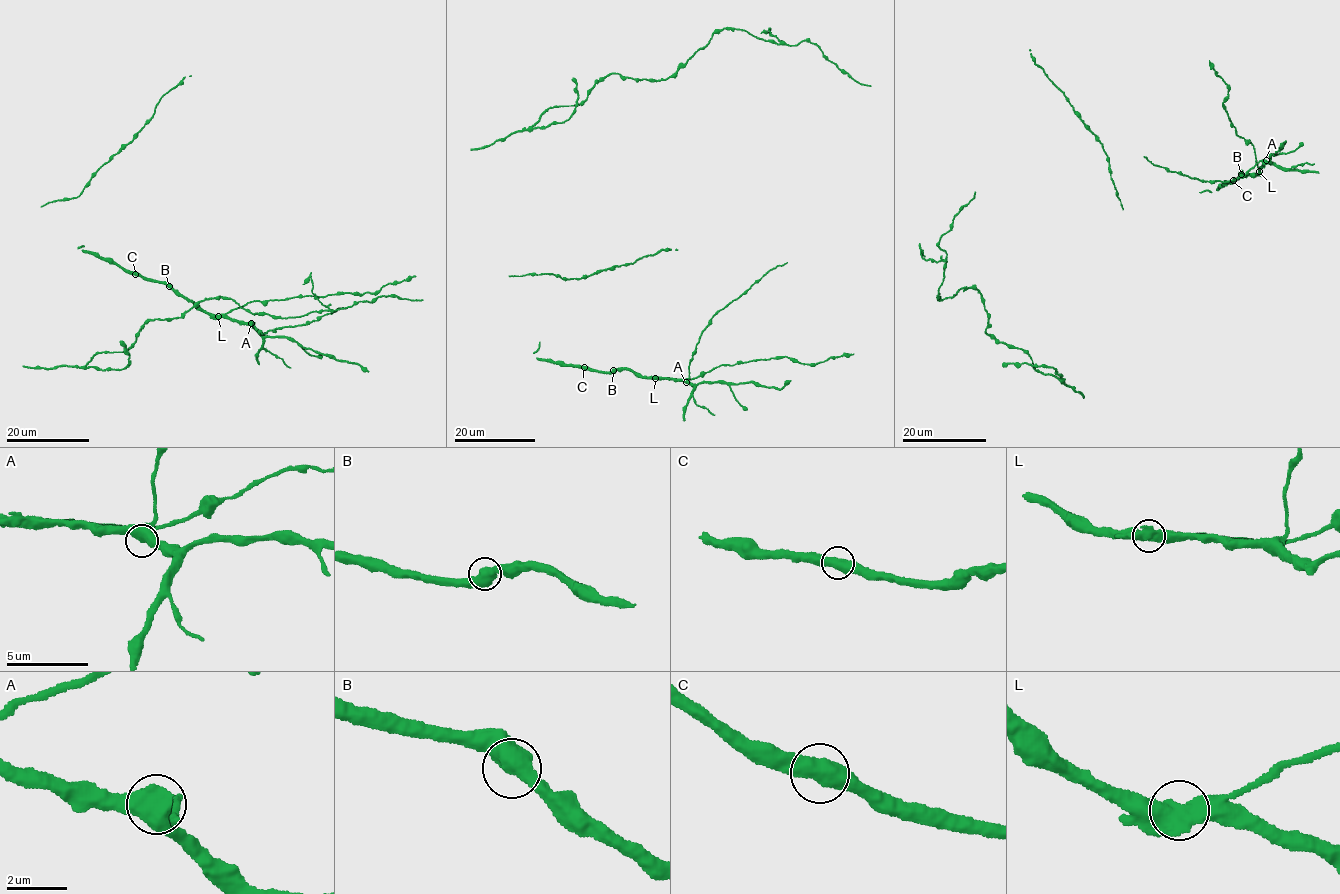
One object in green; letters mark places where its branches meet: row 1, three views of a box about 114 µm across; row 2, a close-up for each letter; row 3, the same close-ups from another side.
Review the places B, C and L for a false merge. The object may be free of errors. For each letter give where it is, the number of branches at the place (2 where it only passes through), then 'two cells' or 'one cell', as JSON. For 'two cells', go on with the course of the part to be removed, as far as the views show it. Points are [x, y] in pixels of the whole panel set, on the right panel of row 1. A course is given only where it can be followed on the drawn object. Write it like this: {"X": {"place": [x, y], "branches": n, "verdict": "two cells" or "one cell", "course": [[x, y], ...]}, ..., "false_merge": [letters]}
{"B": {"place": [1241, 174], "branches": 2, "verdict": "one cell"}, "C": {"place": [1233, 180], "branches": 2, "verdict": "one cell"}, "L": {"place": [1259, 171], "branches": 2, "verdict": "one cell"}, "false_merge": []}

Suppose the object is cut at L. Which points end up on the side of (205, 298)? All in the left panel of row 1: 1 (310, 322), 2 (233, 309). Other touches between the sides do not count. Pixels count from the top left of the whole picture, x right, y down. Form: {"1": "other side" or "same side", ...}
{"1": "other side", "2": "other side"}

